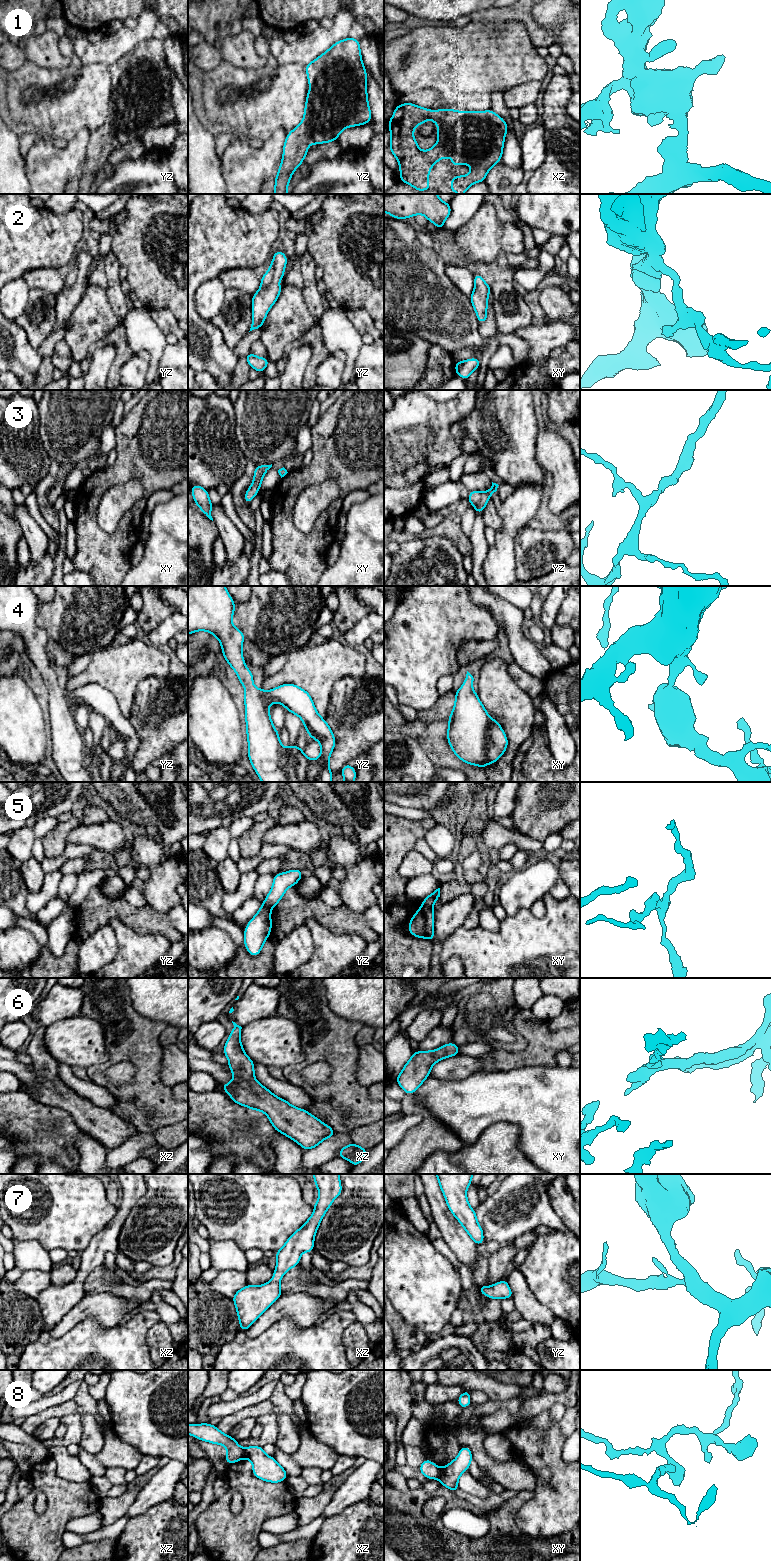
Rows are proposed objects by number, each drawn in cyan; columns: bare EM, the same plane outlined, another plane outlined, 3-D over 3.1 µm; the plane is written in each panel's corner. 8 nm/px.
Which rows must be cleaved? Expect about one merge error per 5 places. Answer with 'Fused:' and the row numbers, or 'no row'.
Fused: 5, 8

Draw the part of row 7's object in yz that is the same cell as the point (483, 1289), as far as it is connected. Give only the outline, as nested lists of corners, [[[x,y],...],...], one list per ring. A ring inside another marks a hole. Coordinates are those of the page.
[[[506,1279],[501,1280],[498,1283],[493,1284],[492,1286],[478,1286],[480,1294],[484,1294],[487,1298],[496,1298],[498,1300],[504,1298],[513,1298],[513,1293],[506,1281]]]

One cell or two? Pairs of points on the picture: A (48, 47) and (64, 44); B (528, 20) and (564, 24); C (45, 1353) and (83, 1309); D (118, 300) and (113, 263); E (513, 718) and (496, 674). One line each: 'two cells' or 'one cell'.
A: two cells
B: two cells
C: two cells
D: one cell
E: one cell

